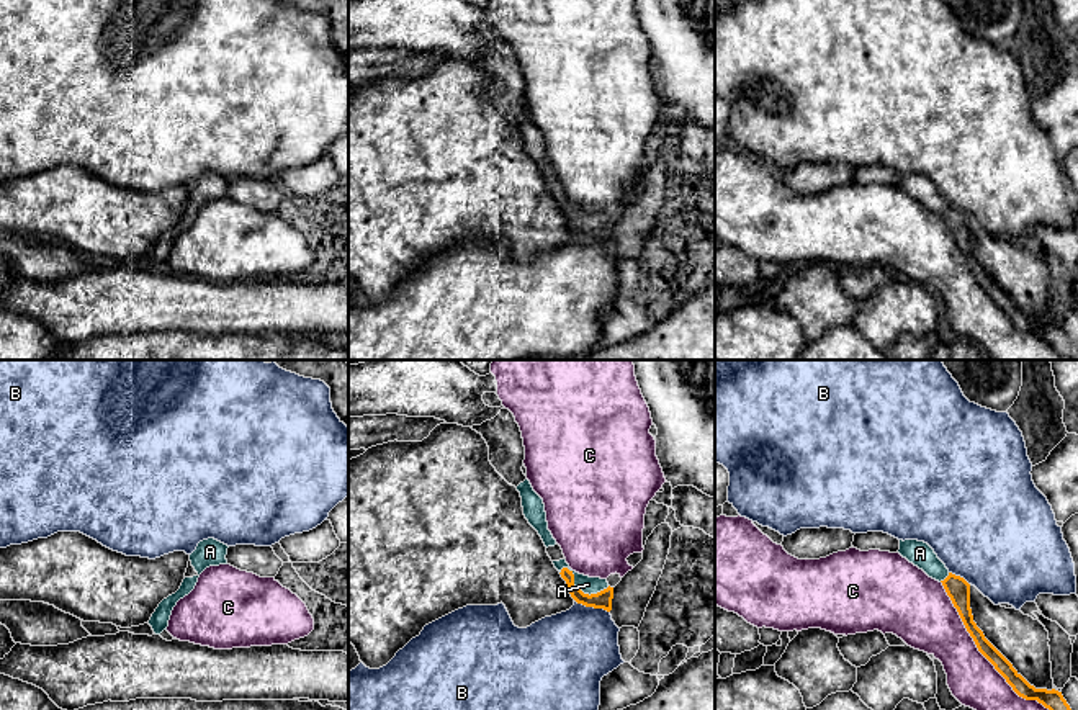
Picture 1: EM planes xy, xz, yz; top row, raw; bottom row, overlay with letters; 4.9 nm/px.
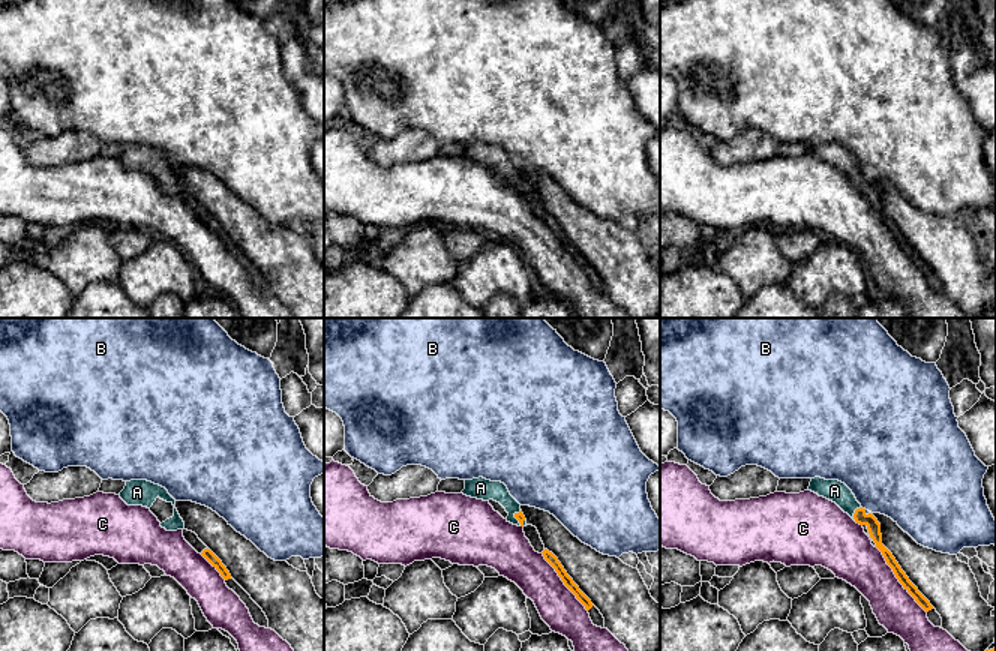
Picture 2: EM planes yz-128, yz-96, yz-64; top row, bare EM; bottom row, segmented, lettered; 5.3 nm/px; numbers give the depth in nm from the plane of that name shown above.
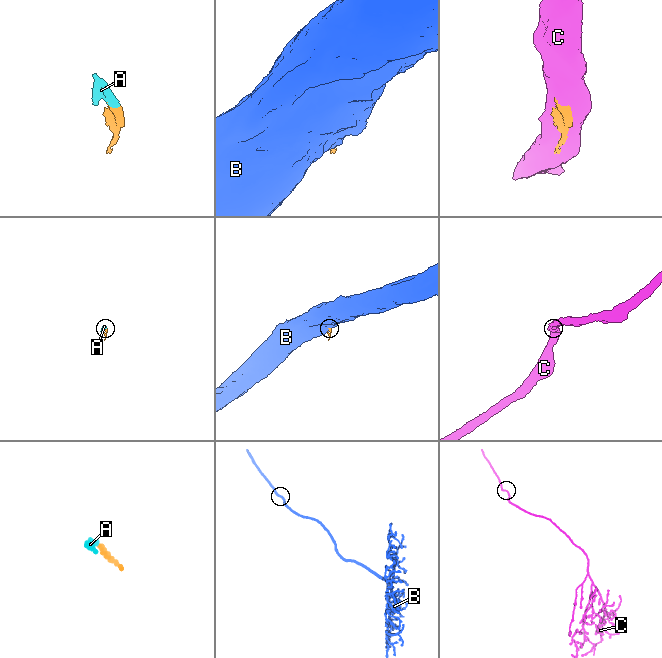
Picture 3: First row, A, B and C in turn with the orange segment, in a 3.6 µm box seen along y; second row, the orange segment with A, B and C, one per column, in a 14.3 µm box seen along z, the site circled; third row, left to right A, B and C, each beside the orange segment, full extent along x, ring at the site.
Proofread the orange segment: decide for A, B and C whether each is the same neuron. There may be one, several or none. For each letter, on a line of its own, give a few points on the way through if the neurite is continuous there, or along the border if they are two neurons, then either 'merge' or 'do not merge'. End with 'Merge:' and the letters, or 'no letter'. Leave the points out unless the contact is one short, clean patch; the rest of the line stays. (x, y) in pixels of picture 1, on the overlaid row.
A: runs through xz (602, 599), (597, 594), (579, 589), (588, 584); merge
B: border along xz (574, 599), (609, 612); do not merge
C: do not merge
Merge: A

